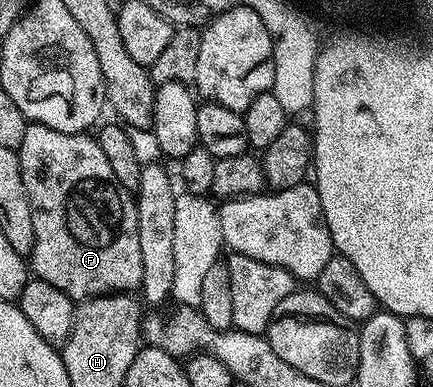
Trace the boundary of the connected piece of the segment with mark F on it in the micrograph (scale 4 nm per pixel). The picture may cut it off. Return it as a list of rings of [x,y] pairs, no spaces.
[[[26,123],[23,142],[16,149],[23,178],[23,190],[27,190],[27,198],[31,206],[31,226],[35,226],[35,246],[31,253],[31,272],[36,279],[51,282],[55,290],[63,290],[75,302],[84,302],[94,296],[111,296],[114,294],[129,294],[140,289],[143,278],[143,254],[139,251],[139,222],[137,221],[137,202],[134,193],[127,192],[115,178],[110,163],[107,162],[103,150],[99,150],[96,139],[92,135],[80,132],[60,132],[51,130],[42,124]]]

